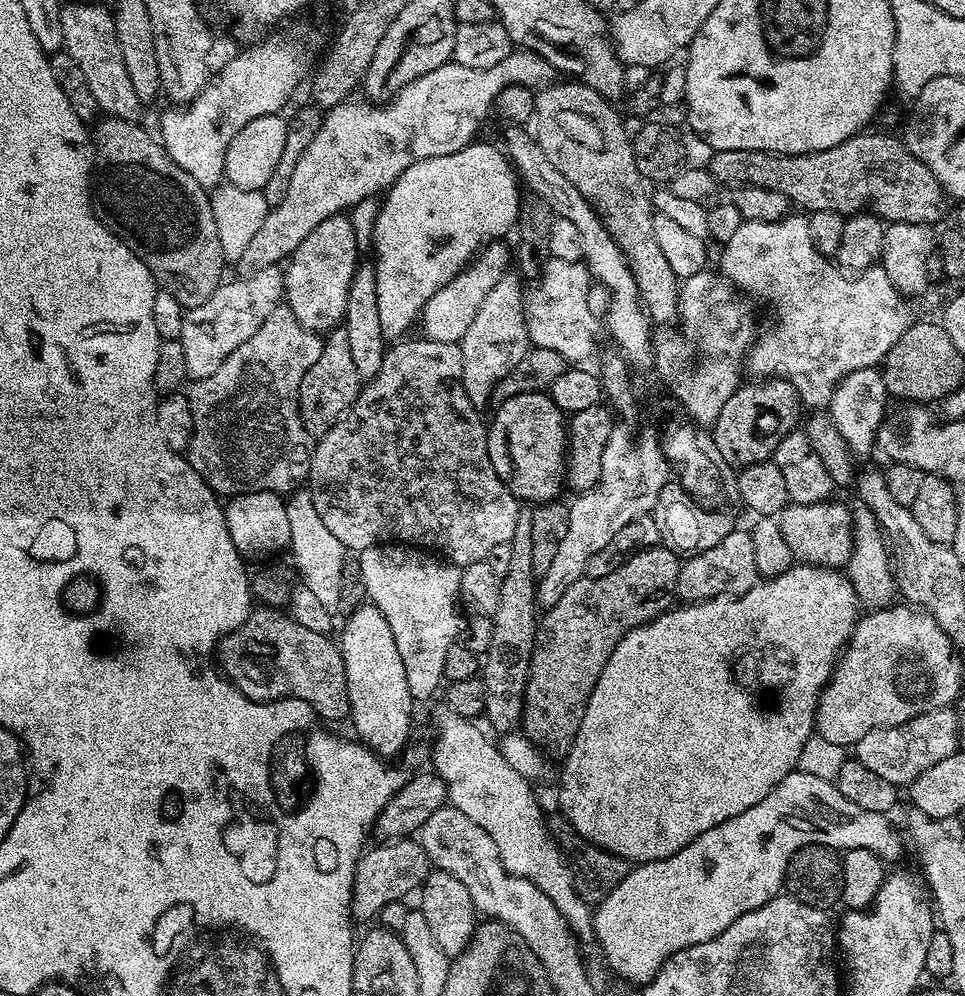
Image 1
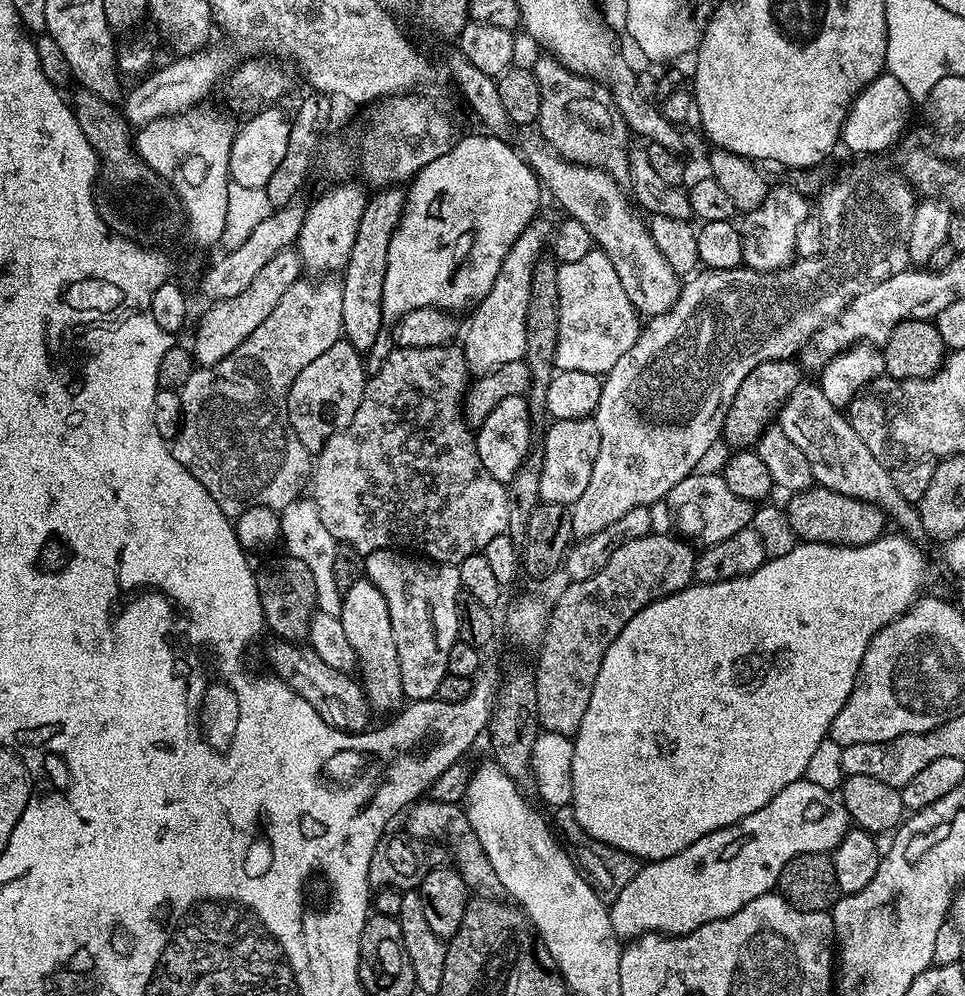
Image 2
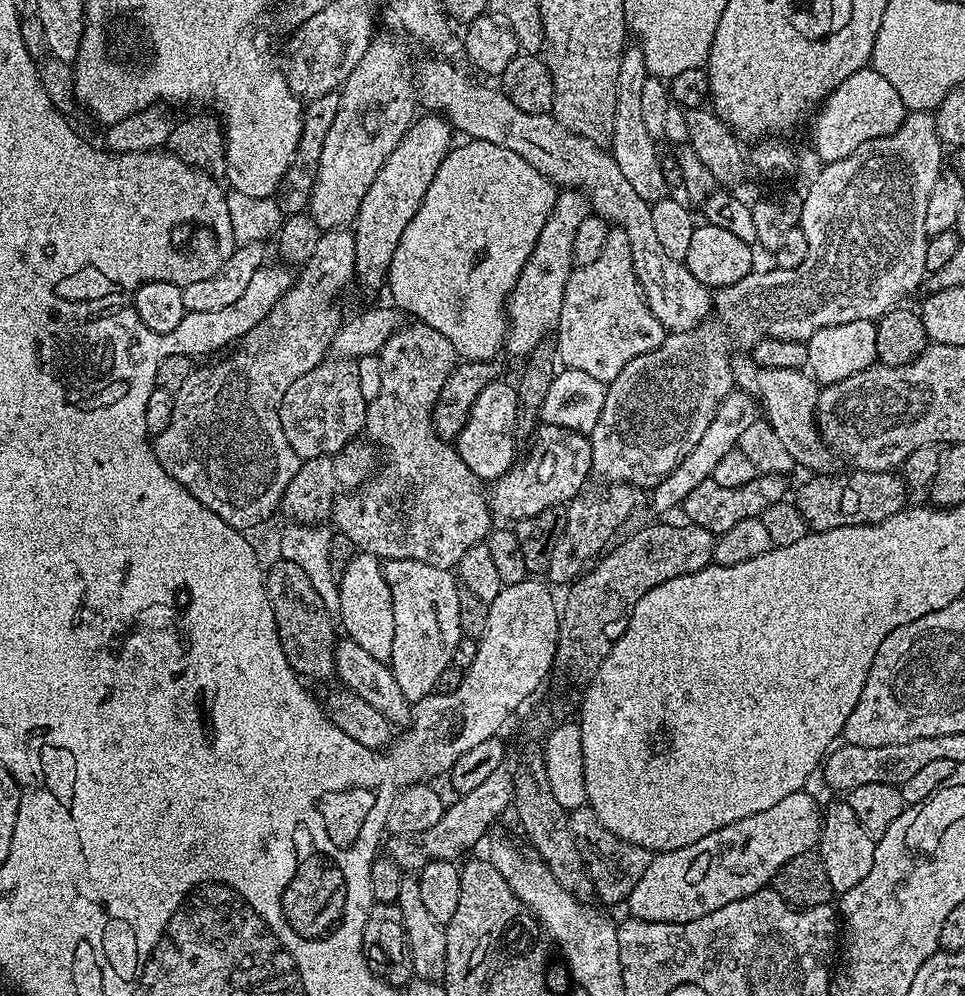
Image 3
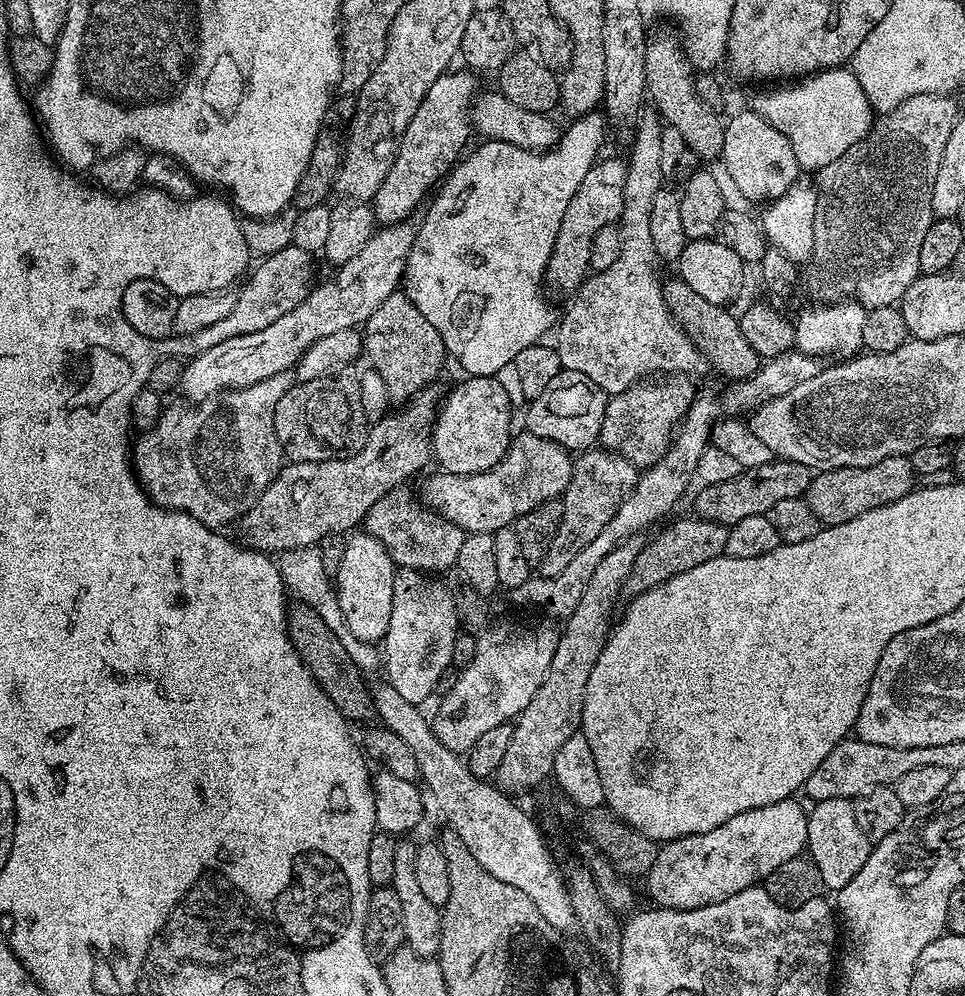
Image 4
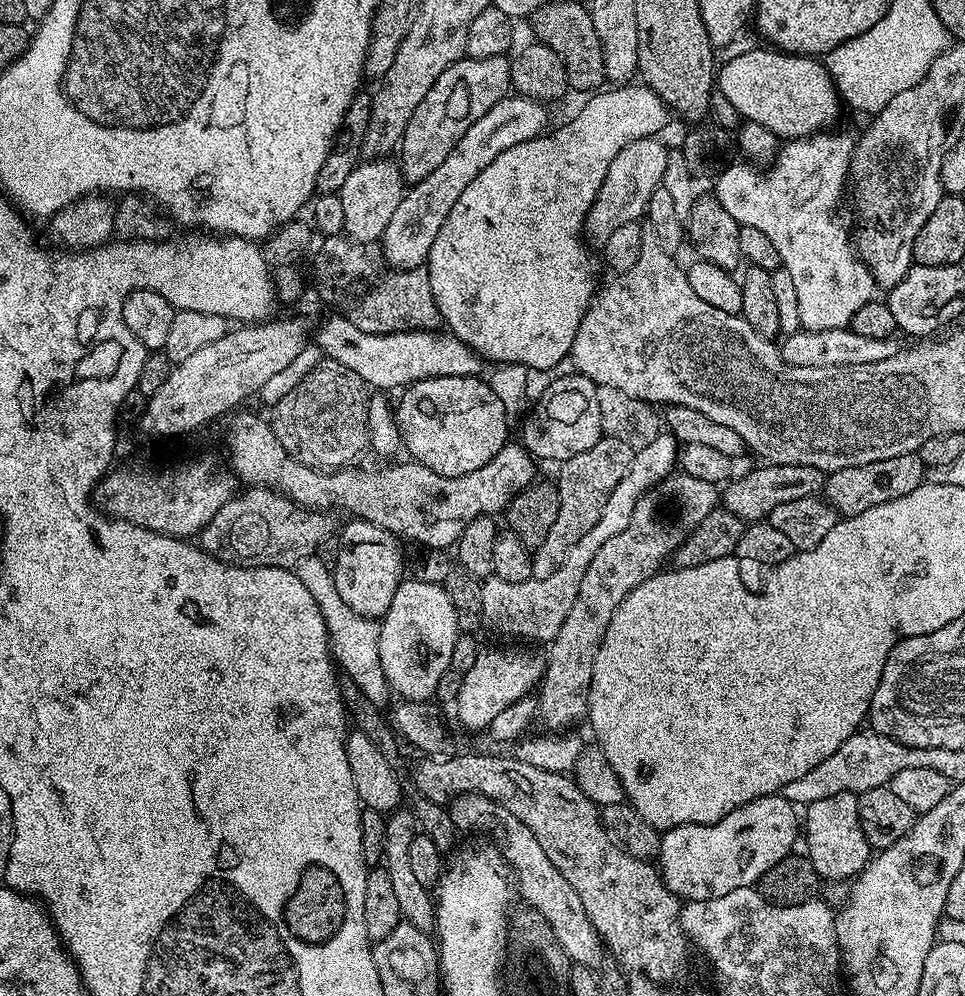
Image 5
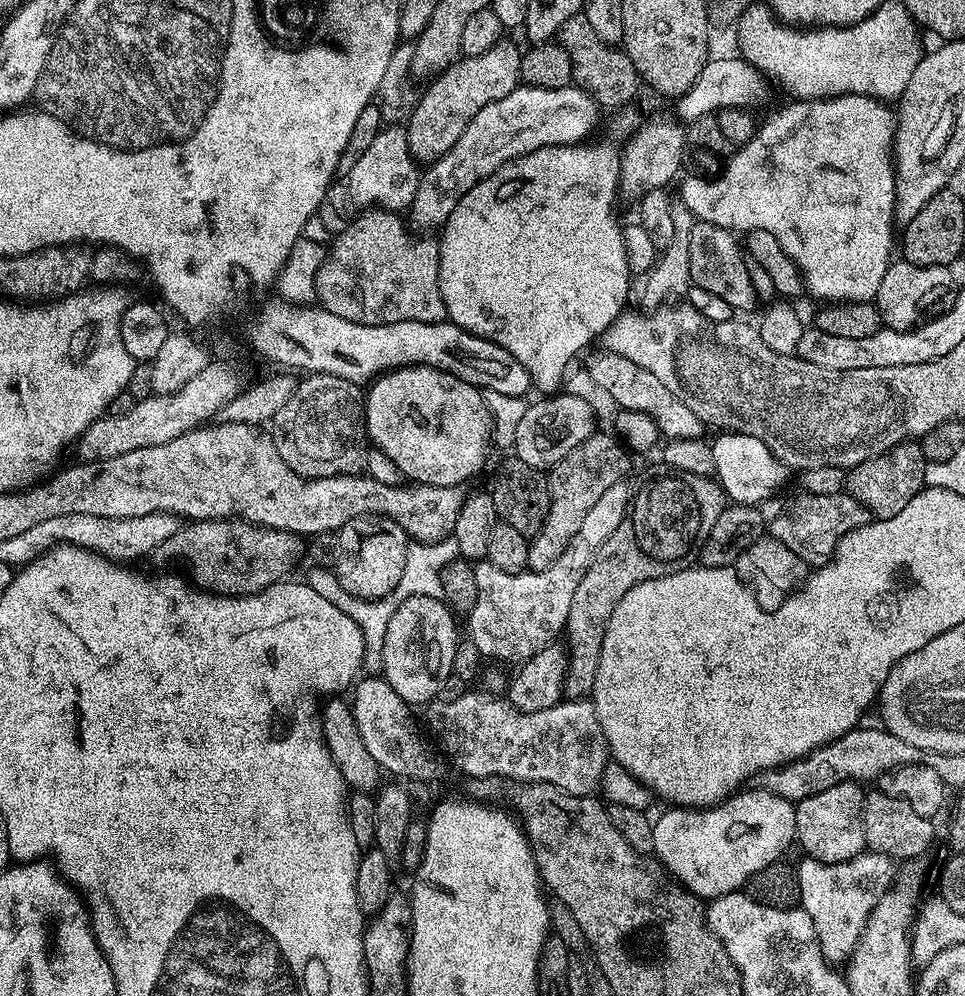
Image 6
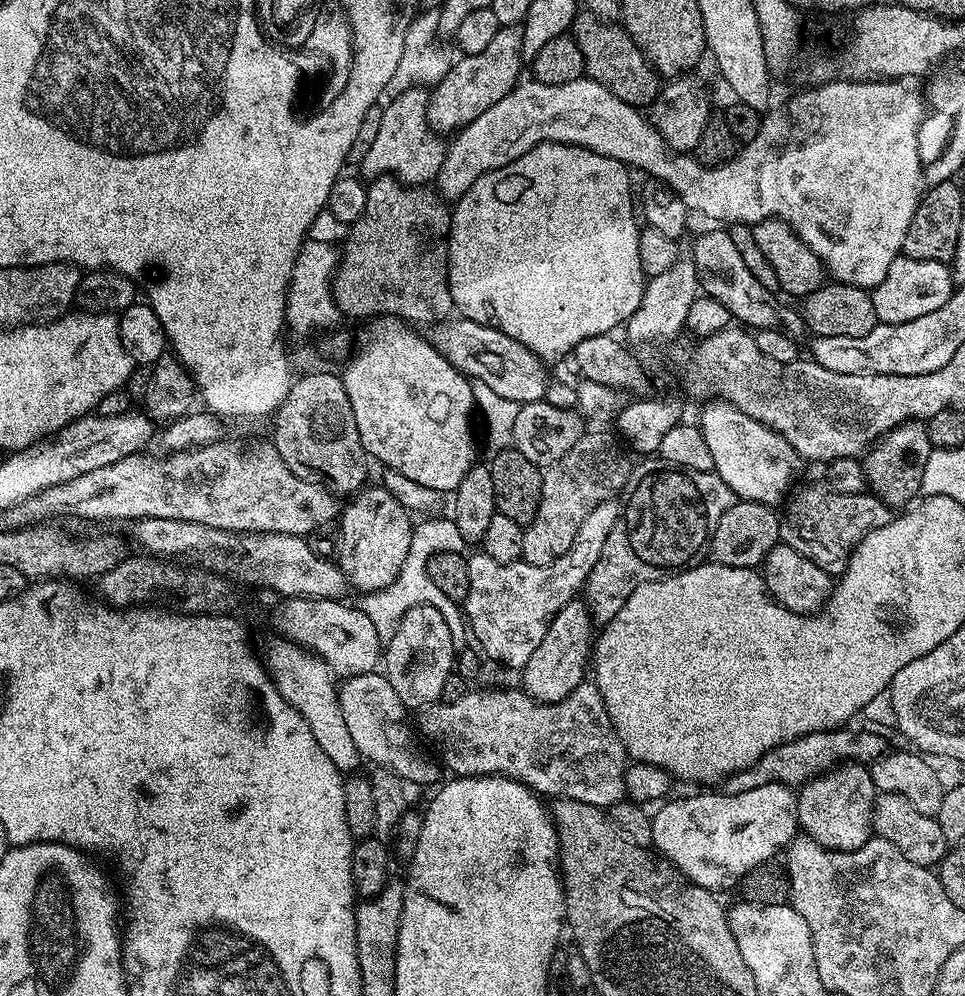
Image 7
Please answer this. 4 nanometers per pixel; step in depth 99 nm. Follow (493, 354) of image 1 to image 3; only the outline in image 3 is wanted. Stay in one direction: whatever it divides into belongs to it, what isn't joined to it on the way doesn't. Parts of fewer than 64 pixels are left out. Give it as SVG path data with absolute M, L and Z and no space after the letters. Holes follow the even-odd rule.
M557 191L554 210L550 210L546 226L542 226L542 234L538 234L538 242L530 258L526 258L526 266L522 266L522 274L518 274L518 282L508 296L506 352L510 355L526 358L544 339L559 329L566 282L574 267L574 237L582 218L589 215L590 205L583 192Z

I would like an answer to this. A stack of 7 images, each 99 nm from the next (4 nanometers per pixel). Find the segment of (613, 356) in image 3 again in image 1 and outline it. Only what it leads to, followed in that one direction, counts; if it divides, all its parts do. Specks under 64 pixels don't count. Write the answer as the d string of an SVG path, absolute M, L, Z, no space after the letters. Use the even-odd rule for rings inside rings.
M548 260L538 277L538 282L527 289L524 297L524 320L528 323L529 341L535 347L554 350L566 362L588 362L584 360L591 358L596 335L602 332L601 321L596 321L596 316L592 313L592 304L588 301L588 282L590 283L590 275L583 263Z

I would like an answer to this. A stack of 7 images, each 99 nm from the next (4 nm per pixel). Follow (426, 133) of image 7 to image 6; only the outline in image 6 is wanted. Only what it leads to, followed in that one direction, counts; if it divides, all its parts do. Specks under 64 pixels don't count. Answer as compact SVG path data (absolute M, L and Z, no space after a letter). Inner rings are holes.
M384 126L374 142L370 142L370 147L362 150L362 158L354 162L354 170L350 170L346 183L350 198L354 198L354 202L361 209L383 209L400 214L411 205L421 175L421 169L408 149L405 129L400 126Z

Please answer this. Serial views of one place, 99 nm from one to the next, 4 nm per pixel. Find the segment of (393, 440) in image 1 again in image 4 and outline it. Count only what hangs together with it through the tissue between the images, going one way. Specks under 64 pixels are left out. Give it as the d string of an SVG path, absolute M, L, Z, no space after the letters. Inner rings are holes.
M400 290L390 294L390 298L386 298L386 302L382 302L362 325L362 352L372 363L369 364L371 371L379 374L389 401L396 406L403 405L433 383L446 361L438 330L426 322L418 306L414 306L414 302ZM401 486L386 494L364 516L363 531L369 532L390 554L392 563L400 568L409 568L425 574L440 574L455 569L458 550L462 550L464 533L457 524L444 520L435 512L424 507L415 495Z

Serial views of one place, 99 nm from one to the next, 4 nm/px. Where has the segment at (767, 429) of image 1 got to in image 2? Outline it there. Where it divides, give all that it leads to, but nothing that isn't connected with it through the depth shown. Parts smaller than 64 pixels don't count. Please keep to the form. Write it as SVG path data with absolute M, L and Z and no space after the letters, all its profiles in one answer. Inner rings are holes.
M795 359L764 360L750 374L746 382L734 394L734 402L724 419L723 443L729 444L732 450L748 450L760 439L765 428L779 417L780 407L788 401L788 396L805 379L806 372Z

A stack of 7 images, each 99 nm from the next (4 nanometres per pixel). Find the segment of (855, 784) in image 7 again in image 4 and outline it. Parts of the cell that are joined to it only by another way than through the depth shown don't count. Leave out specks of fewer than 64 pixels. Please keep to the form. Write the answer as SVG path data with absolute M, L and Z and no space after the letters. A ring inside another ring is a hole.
M826 798L815 801L807 813L808 818L808 843L807 855L820 871L820 882L825 889L839 890L846 887L862 870L868 861L870 841L858 826L858 818L854 818L854 803L842 798Z

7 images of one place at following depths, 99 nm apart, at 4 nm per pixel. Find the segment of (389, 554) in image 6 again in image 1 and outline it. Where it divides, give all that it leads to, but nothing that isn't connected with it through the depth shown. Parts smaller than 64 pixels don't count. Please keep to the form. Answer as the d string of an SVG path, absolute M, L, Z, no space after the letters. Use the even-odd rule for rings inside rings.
M365 602L347 614L344 633L338 636L338 647L346 670L350 721L356 727L359 743L371 748L381 758L396 758L392 756L403 750L412 732L414 701L394 633L390 630L390 622L382 618L371 602Z

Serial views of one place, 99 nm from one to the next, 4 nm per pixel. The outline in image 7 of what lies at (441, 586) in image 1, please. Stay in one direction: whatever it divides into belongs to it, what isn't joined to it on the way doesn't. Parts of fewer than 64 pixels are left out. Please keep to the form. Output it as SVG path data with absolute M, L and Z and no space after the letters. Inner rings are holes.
M414 606L406 610L404 617L397 622L394 634L386 642L382 652L382 672L390 686L394 686L394 694L398 694L405 709L424 710L440 700L446 678L453 675L457 655L446 618L442 618L434 606Z

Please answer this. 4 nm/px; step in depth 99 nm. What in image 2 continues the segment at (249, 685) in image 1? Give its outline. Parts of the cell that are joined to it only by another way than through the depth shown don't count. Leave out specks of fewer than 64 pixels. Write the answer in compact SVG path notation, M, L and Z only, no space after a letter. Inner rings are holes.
M273 639L273 644L268 648L268 660L272 663L271 671L284 680L294 694L306 698L314 710L327 724L343 732L362 732L369 727L368 719L374 716L368 707L368 699L364 697L364 690L359 679L353 678L349 673L330 670L318 654L307 646L296 642Z

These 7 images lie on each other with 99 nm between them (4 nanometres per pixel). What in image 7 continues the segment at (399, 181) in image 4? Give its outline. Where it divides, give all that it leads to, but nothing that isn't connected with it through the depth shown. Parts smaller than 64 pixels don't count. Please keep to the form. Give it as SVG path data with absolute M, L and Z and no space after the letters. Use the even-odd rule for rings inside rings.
M515 24L500 28L490 41L490 46L482 54L461 55L451 65L449 72L428 97L428 123L441 134L455 134L466 127L478 114L490 110L498 98L506 98L510 90L516 87L522 65L522 27Z

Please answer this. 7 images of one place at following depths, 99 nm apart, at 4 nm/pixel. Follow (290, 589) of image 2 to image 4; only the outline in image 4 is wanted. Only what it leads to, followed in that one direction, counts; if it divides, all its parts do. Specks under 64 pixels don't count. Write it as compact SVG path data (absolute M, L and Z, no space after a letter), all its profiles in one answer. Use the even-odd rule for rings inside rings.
M299 602L291 605L288 612L288 634L300 660L310 670L316 683L322 686L323 692L334 703L344 720L355 724L355 722L375 719L376 708L373 706L371 691L364 682L365 677L358 671L357 666L349 658L346 648L322 622L316 611Z

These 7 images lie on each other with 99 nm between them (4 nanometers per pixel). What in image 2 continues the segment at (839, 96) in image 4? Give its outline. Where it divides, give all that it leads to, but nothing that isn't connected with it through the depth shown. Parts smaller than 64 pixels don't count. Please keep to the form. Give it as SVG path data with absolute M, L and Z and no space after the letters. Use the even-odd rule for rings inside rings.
M883 72L868 83L852 101L844 120L841 143L858 156L874 156L896 143L903 134L914 108L914 102L902 82L893 75Z

